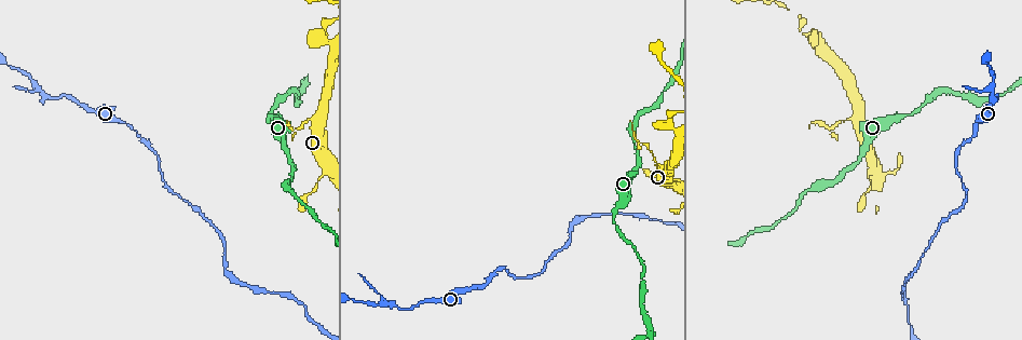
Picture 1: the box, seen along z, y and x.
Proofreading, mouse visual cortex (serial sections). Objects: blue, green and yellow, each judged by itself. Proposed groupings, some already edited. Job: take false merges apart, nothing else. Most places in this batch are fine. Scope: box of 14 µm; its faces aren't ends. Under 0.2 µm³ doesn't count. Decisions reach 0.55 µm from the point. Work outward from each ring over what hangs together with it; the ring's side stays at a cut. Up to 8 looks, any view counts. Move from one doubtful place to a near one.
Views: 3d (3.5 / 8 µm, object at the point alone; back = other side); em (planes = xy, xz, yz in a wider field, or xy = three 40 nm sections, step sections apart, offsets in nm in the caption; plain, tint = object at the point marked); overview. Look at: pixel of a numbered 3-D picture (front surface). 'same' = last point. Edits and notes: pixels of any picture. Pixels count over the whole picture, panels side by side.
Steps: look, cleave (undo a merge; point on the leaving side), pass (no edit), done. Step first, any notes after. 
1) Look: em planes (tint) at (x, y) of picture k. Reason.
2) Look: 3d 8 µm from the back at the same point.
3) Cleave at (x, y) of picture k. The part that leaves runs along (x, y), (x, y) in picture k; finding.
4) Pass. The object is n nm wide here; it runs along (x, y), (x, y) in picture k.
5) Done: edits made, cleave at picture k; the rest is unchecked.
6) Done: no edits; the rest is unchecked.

Look: 3d 3.5 µm at (897, 117) of picture 1. Thick turns thin.

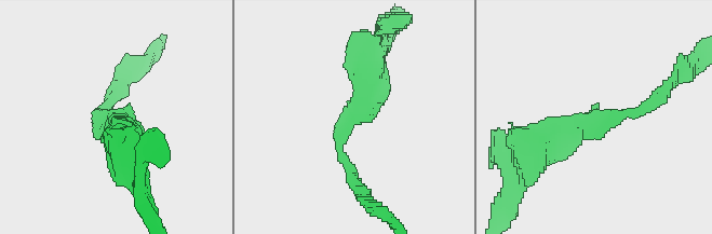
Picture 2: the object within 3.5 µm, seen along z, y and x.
Look: em xy step 3 (tint) at (355, 117) of picture 2. Now the EM.

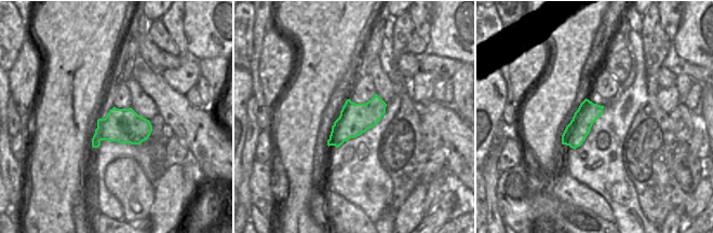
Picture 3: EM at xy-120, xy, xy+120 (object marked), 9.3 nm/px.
Look: em xy step 5 (tint) at the same point. Cut it another way.

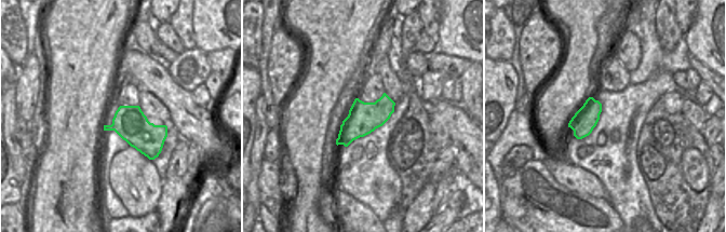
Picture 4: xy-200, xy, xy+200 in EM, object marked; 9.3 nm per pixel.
Pass. The arms are 150, 450 nm wide; it runs along (525, 149), (559, 128), (650, 106) in picture 2; all the same cell.

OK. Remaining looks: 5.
Look: 3d 3.5 µm at (323, 37) of picture 1. Sharp bend.

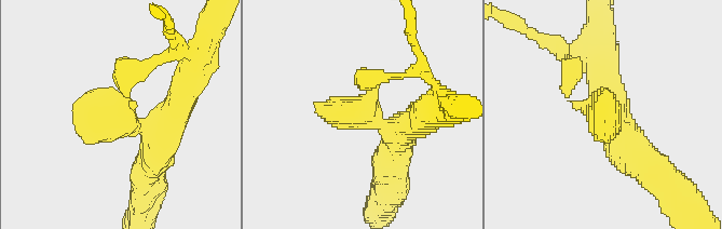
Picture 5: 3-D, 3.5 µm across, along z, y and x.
Look: em planes (tint) at (122, 118) of picture 5. Now the EM.

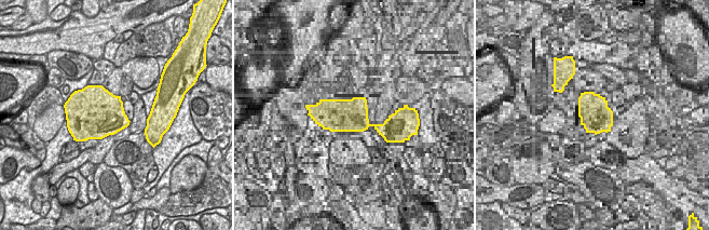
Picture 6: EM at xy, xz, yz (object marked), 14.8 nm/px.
Pass. It runs along (637, 156), (568, 96), (568, 70) in picture 5; one cell here.

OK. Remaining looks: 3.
Look: 3d 8 µm at (636, 117) of picture 1. Thick turns thin.

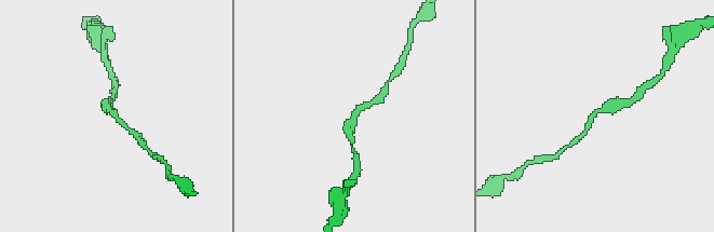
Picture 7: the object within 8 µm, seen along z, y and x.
Look: 3d 3.5 µm from the back at (357, 114) of picture 7. Closer look.

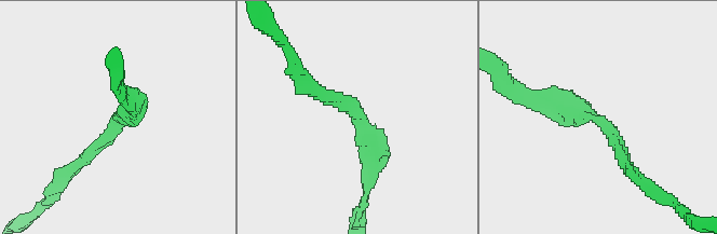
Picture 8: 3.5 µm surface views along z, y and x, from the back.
Look: em xy step 3 (tint) at (356, 116) of picture 8.

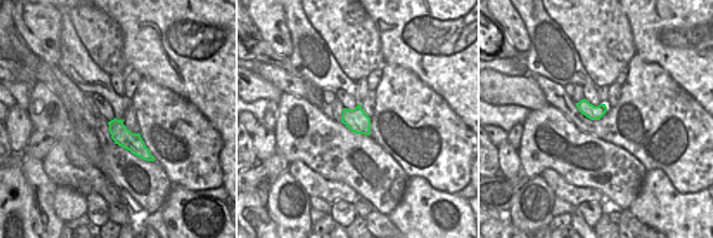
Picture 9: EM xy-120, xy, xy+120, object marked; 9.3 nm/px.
Pass. It runs along (543, 101), (598, 119), (632, 171) in picture 8; all the same cell.

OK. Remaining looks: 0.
Done: no edits; the rest is unchecked.

